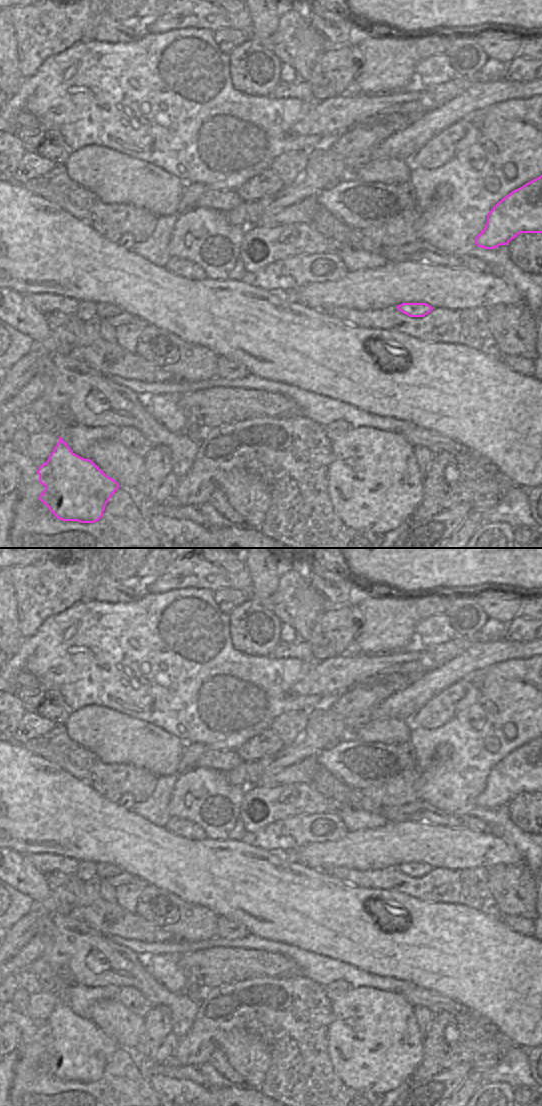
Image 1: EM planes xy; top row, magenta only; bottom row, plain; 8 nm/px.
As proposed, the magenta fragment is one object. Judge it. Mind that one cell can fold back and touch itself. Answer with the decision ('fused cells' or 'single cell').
single cell

